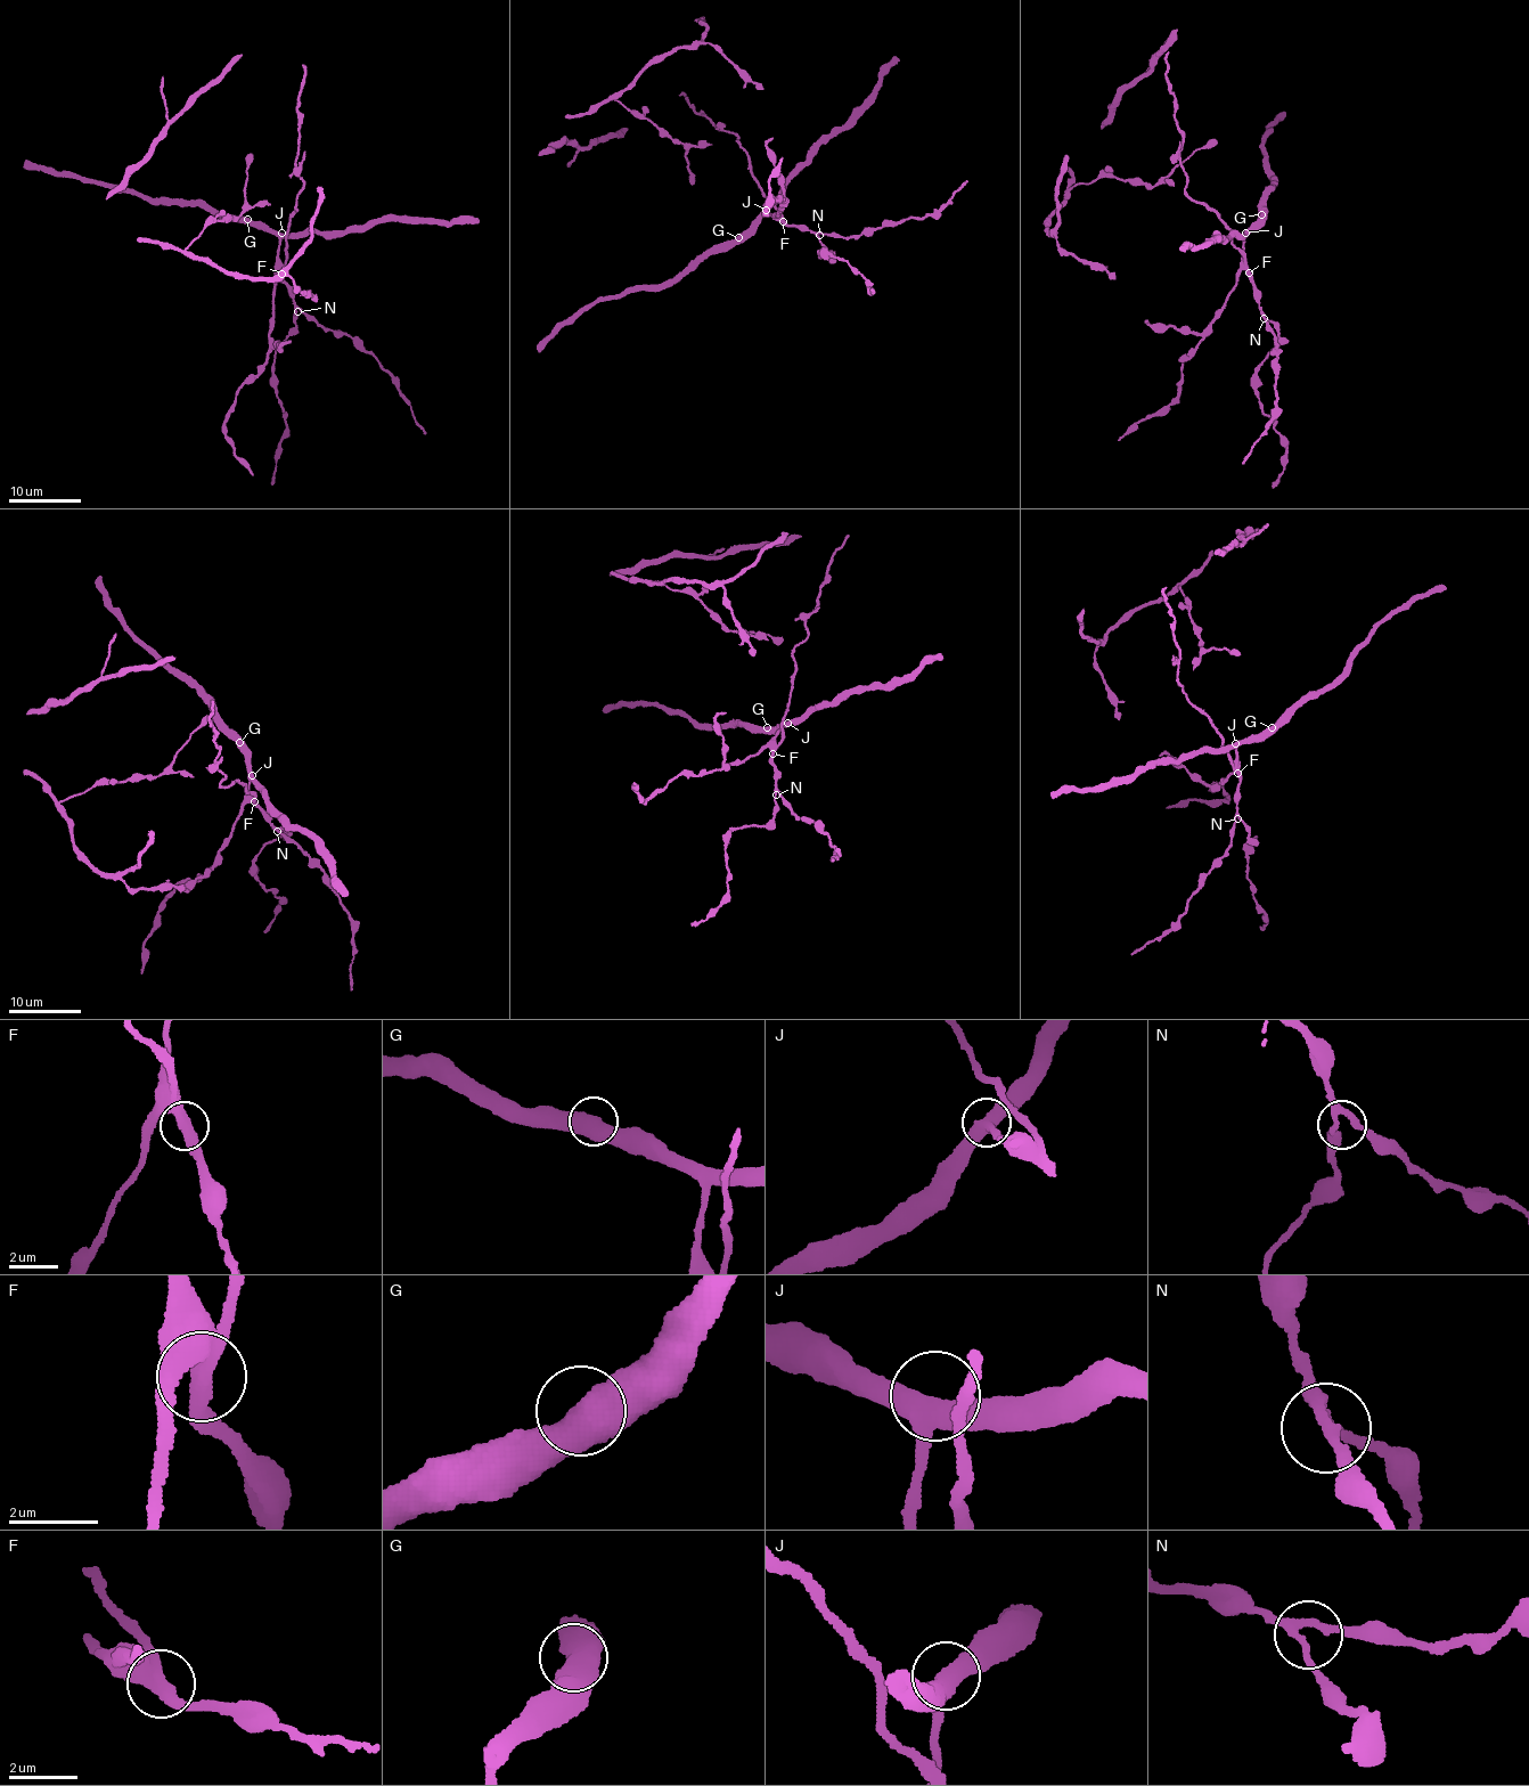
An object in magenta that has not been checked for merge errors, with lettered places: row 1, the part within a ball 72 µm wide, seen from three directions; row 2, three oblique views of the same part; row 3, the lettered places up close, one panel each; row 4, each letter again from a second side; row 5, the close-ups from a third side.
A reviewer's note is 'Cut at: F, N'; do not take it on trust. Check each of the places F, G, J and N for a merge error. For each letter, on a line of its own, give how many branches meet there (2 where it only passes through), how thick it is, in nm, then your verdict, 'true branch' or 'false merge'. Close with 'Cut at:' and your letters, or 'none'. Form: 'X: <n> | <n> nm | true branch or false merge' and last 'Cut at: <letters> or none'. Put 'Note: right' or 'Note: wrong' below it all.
F: 2 | 420 nm | false merge
G: 2 | 550 nm | true branch
J: 3 | 440 nm | true branch
N: 3 | 200 nm | true branch
Cut at: F
Note: wrong

